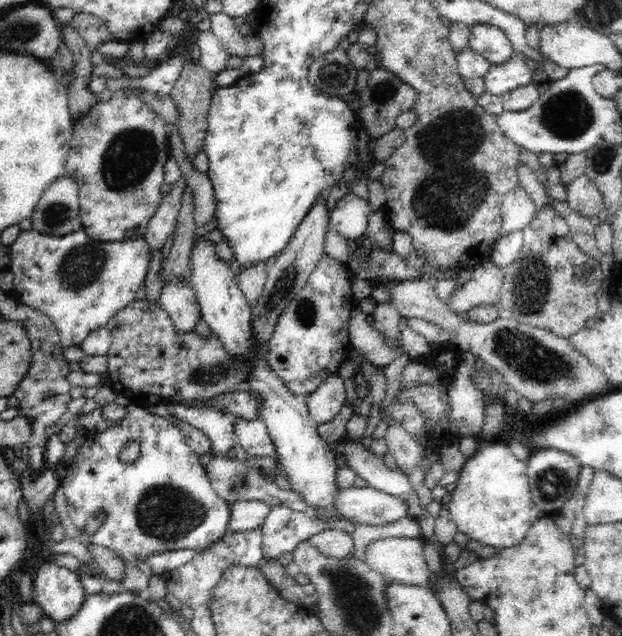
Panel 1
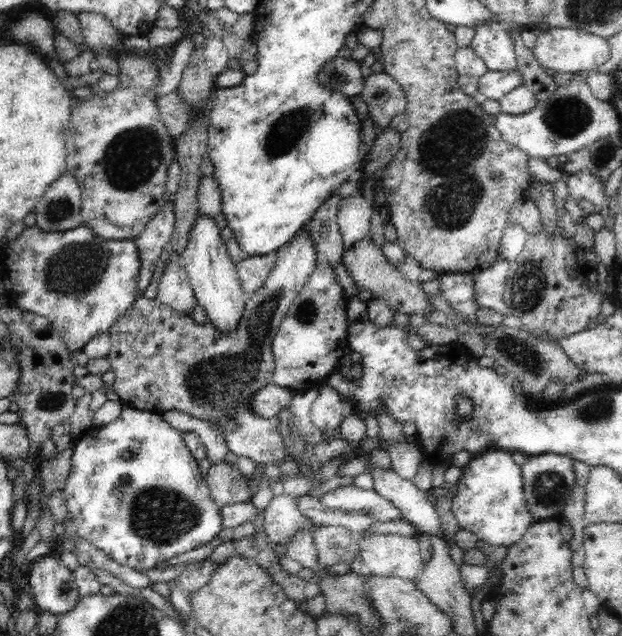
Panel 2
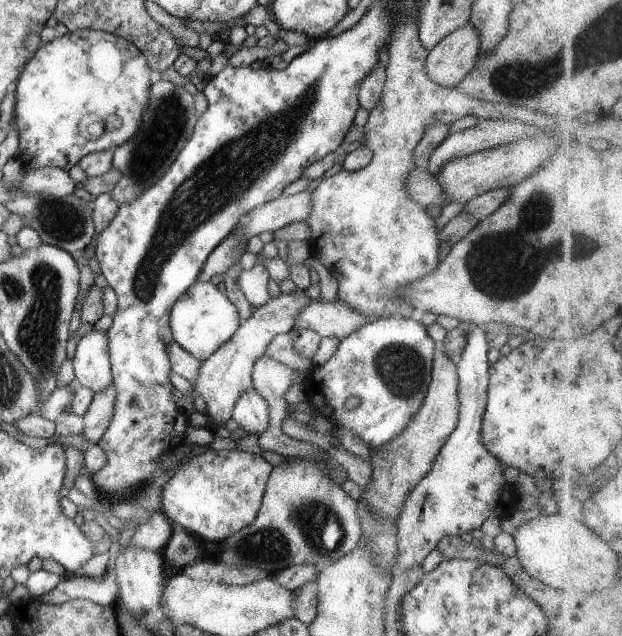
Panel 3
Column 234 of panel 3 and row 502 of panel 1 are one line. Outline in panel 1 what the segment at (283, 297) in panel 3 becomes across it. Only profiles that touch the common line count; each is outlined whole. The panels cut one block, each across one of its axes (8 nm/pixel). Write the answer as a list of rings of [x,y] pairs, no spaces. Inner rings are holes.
[[[370,486],[340,489],[333,503],[338,513],[356,525],[387,525],[406,517],[409,509],[405,498]]]

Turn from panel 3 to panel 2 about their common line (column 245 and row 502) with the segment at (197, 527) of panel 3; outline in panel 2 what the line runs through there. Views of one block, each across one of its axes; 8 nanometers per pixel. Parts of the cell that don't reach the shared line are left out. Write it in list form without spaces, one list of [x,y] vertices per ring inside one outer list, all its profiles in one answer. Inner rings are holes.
[[[498,449],[487,450],[475,455],[462,470],[451,493],[453,513],[461,528],[492,546],[511,547],[516,544],[534,523],[534,517],[530,515],[524,495],[522,467],[512,459],[512,453]]]

